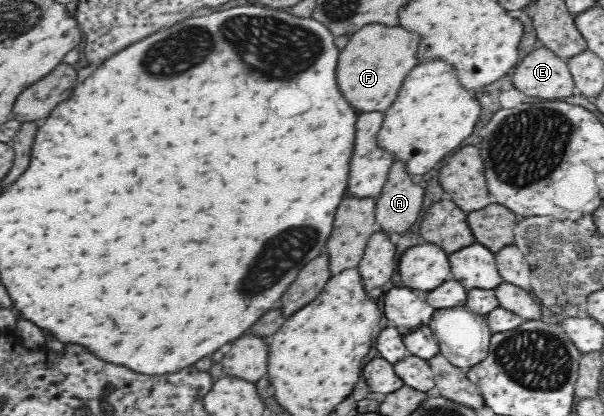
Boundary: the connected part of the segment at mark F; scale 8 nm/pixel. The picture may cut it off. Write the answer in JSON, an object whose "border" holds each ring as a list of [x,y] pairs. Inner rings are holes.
{"border":[[[366,25],[359,29],[340,50],[336,65],[336,81],[340,93],[358,113],[386,111],[400,91],[400,85],[416,66],[416,51],[420,38],[402,27]]]}

